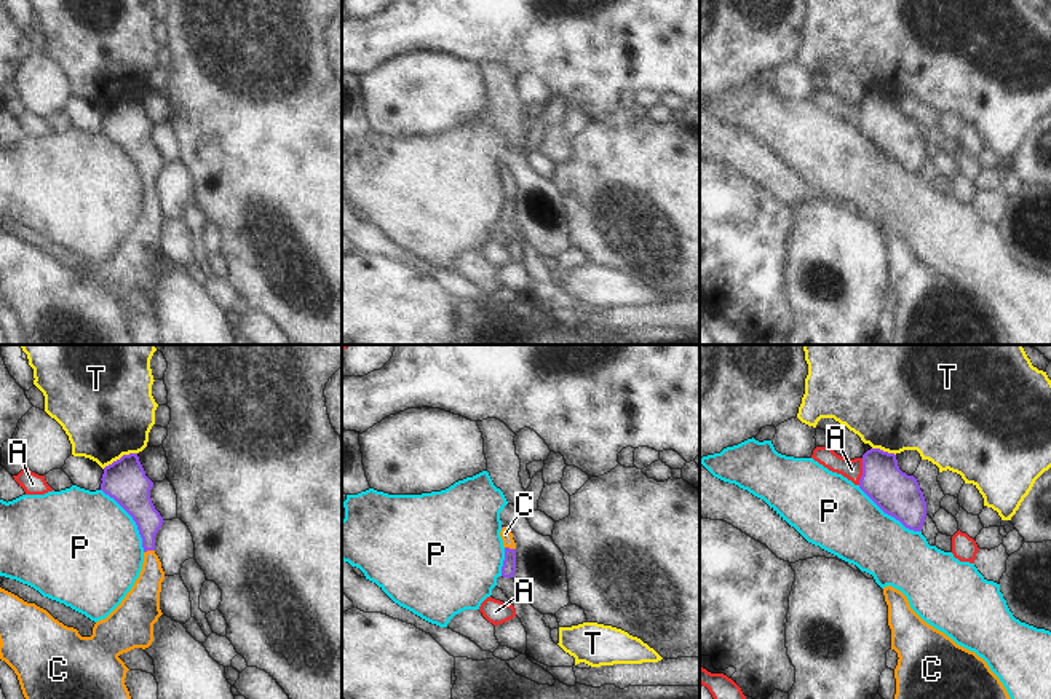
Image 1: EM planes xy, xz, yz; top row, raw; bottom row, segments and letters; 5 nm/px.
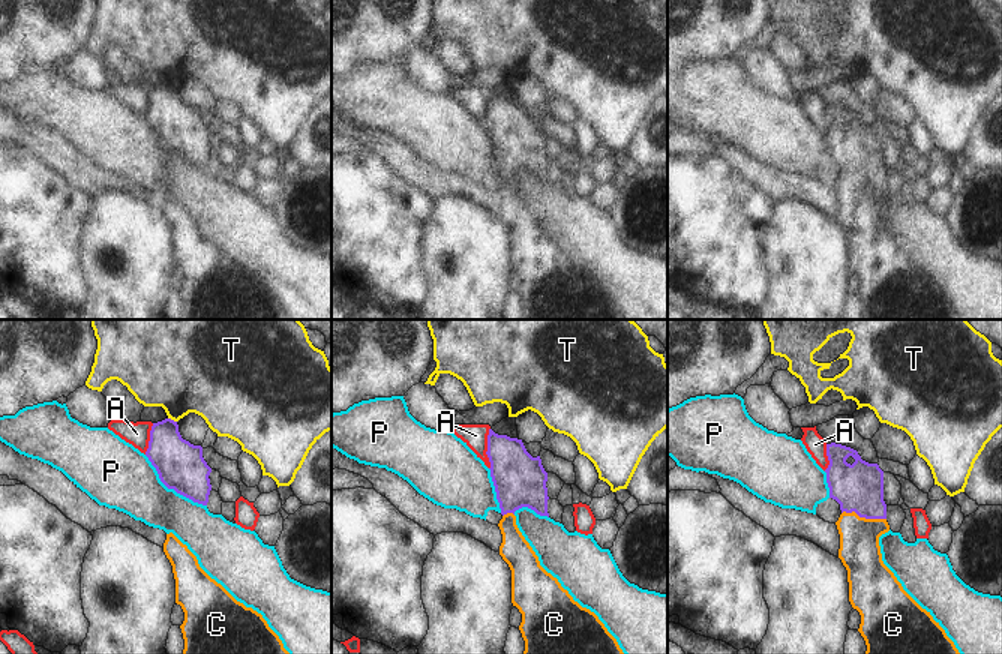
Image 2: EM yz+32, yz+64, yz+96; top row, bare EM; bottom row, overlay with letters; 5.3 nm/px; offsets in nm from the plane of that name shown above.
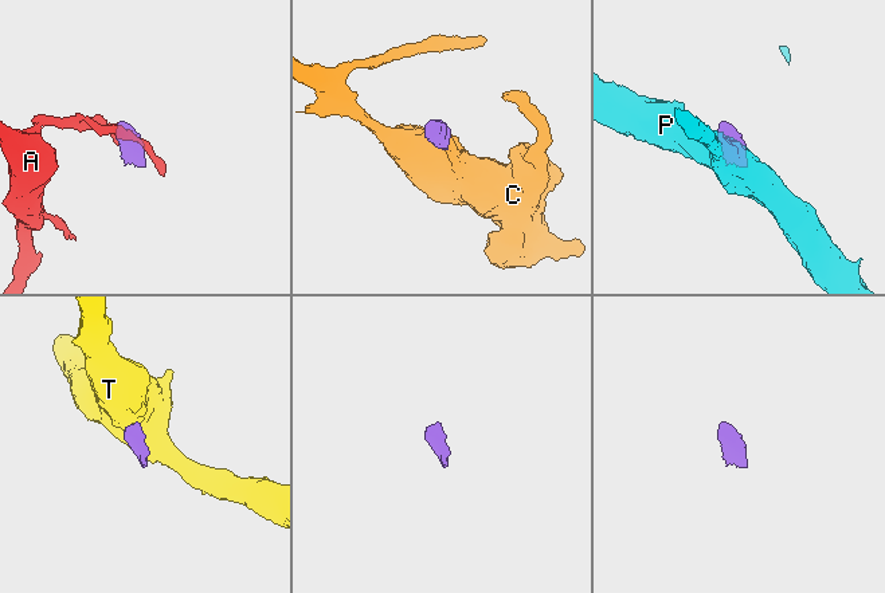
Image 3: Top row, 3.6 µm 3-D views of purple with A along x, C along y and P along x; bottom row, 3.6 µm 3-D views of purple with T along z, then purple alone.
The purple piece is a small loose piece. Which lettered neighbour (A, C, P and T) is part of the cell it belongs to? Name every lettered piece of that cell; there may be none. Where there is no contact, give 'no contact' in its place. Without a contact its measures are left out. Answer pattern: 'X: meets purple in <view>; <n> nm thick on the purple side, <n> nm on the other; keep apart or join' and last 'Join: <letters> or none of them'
A: meets purple in yz; 220 nm thick on the purple side, 100 nm on the other; keep apart
C: meets purple in xy; 150 nm thick on the purple side, 160 nm on the other; join
P: meets purple in xy; 220 nm thick on the purple side, 500 nm on the other; keep apart
T: meets purple in xy; 220 nm thick on the purple side, 480 nm on the other; keep apart
Join: C

